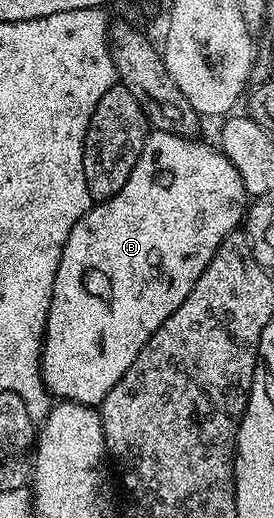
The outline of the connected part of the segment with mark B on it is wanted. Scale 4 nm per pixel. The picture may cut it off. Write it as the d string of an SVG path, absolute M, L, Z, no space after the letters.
M152 129L141 148L141 156L133 172L129 172L129 180L125 180L125 188L121 188L117 196L92 205L87 214L81 216L77 224L73 224L73 232L69 232L69 240L65 240L65 248L61 252L61 264L57 264L57 280L53 280L53 296L49 304L47 330L43 333L41 373L48 391L56 399L79 402L82 406L98 407L104 396L113 388L113 384L117 384L117 380L121 380L121 376L129 372L129 364L137 360L141 348L145 348L153 332L157 332L157 328L161 328L161 324L165 324L165 320L169 320L169 316L173 316L173 312L181 308L185 296L193 292L193 284L197 284L201 272L205 272L209 260L213 260L213 252L217 252L221 240L225 240L229 232L240 229L249 205L249 195L247 189L241 184L241 176L237 176L237 168L229 164L222 150L214 145L206 146L199 141L195 138L182 138L164 130Z

